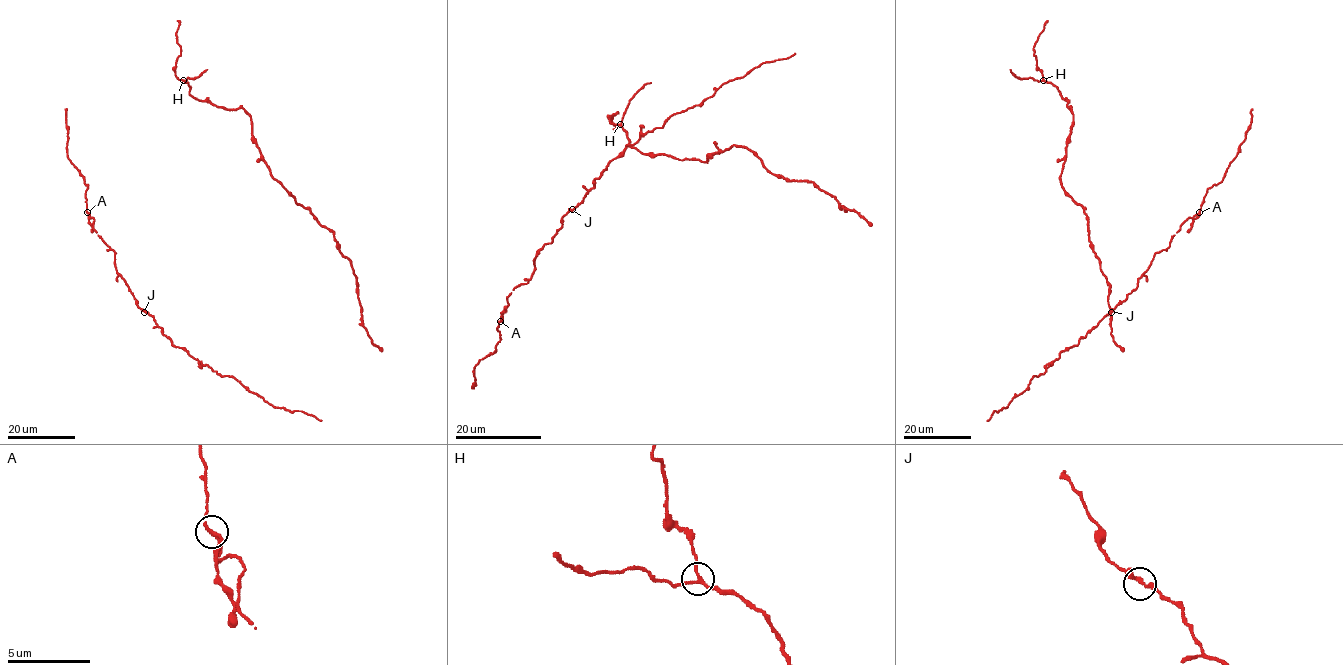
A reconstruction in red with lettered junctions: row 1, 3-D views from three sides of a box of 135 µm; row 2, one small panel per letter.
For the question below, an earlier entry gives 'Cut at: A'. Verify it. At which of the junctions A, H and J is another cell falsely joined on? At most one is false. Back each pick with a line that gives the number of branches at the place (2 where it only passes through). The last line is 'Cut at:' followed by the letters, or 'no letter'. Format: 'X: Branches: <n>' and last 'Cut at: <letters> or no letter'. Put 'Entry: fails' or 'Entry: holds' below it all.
A: Branches: 3
Cut at: A
Entry: holds

